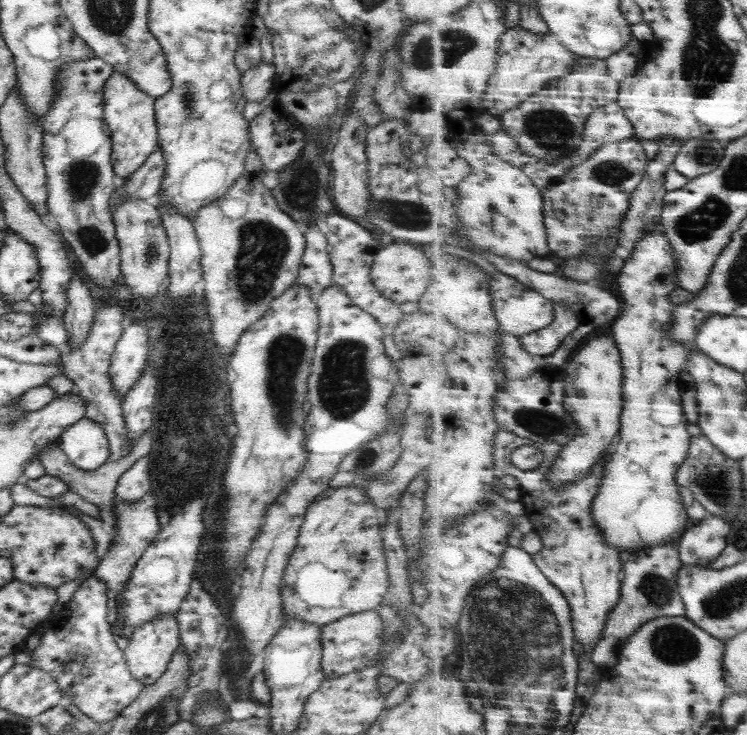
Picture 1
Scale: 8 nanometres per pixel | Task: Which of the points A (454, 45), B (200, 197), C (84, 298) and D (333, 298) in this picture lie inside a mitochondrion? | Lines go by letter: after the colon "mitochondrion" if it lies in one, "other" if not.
A: mitochondrion
B: other
C: other
D: other

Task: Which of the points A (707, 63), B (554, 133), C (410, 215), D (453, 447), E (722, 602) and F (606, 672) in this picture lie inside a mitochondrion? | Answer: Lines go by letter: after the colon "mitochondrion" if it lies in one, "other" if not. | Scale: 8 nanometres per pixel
A: mitochondrion
B: mitochondrion
C: mitochondrion
D: other
E: mitochondrion
F: other

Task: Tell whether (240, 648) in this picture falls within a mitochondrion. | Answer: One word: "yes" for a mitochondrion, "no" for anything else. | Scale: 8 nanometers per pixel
no

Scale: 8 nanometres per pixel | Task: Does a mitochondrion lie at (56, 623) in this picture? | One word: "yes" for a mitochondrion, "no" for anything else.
no

